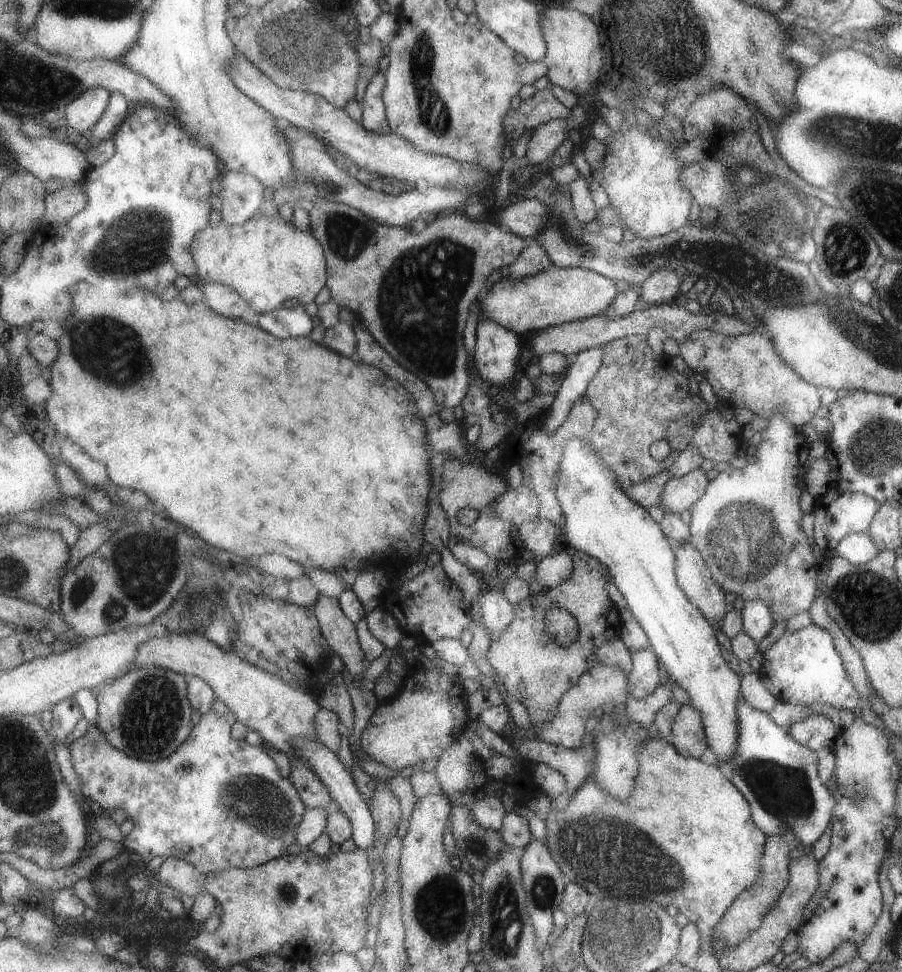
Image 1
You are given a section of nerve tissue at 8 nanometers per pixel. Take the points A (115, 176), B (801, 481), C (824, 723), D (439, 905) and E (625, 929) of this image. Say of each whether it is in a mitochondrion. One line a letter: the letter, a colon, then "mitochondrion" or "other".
A: other
B: other
C: other
D: mitochondrion
E: mitochondrion

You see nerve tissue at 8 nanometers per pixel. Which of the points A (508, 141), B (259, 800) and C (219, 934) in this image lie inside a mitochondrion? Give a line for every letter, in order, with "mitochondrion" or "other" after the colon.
A: other
B: mitochondrion
C: other

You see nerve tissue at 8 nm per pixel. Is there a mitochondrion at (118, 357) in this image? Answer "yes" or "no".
yes

